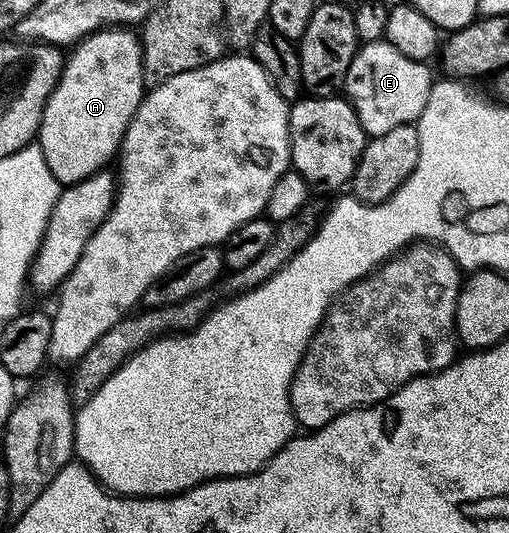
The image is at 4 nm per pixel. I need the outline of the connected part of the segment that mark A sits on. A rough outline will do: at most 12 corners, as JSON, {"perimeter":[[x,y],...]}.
{"perimeter":[[127,27],[83,38],[47,97],[60,186],[106,170],[143,102]]}

